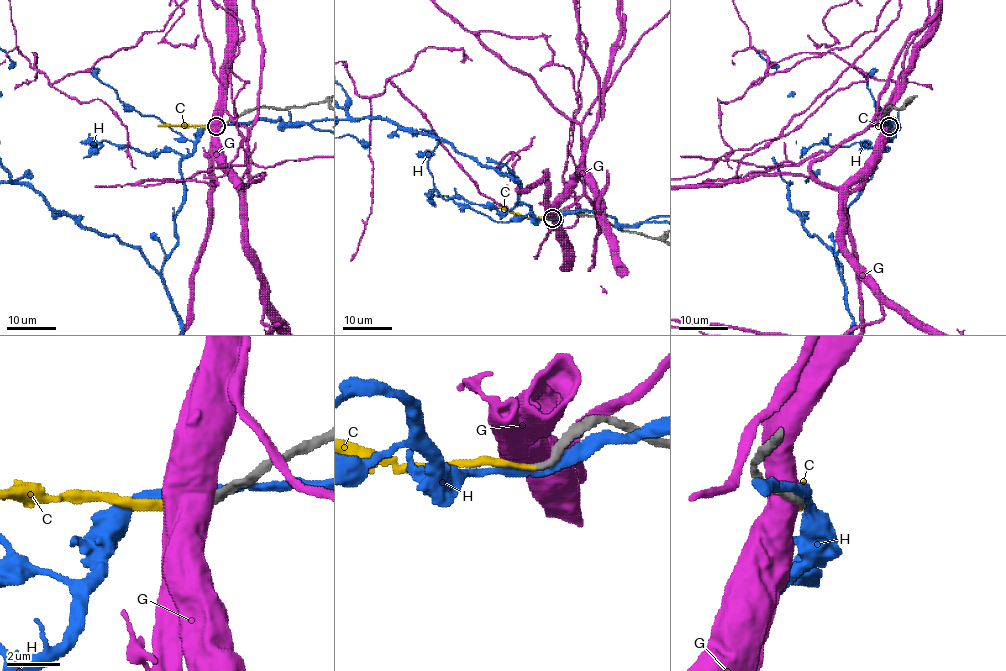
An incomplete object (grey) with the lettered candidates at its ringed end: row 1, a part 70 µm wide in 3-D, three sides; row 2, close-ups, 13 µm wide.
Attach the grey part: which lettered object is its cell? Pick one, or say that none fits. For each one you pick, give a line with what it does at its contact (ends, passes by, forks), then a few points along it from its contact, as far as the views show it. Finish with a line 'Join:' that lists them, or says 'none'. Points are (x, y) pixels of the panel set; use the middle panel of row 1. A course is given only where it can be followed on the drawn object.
C: it ends there; it runs (553, 218), (520, 218), (494, 207)
Join: C

